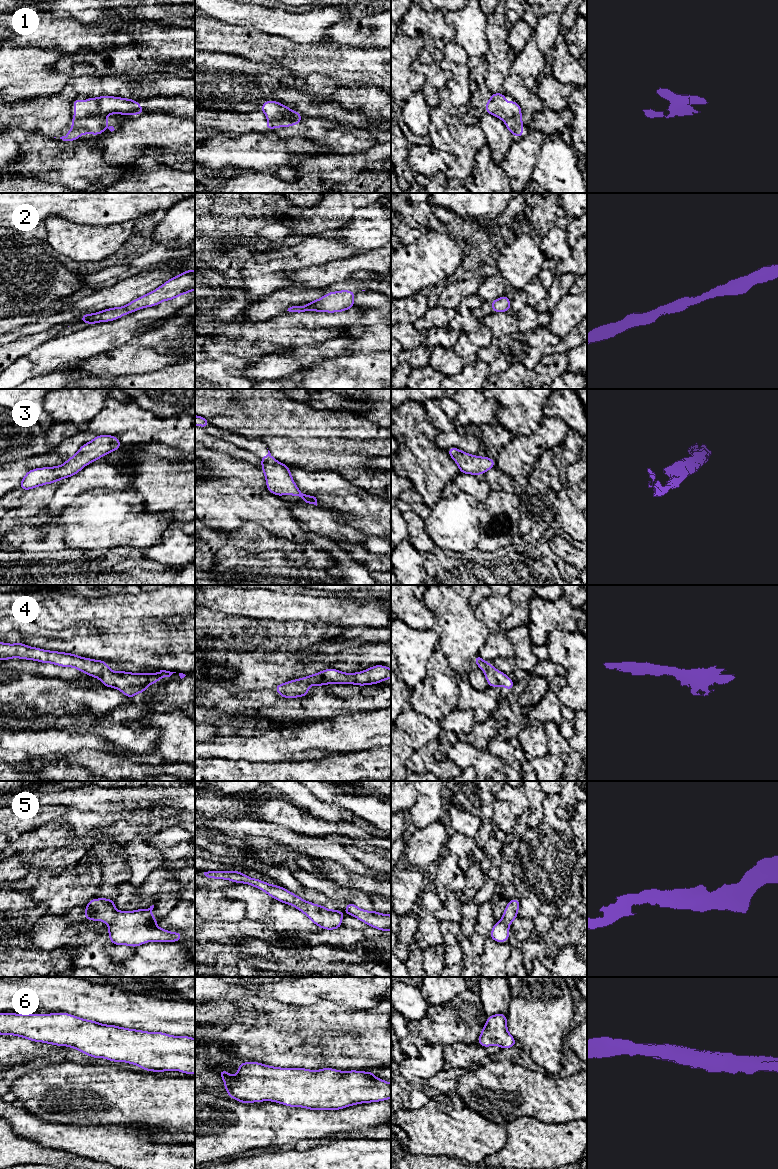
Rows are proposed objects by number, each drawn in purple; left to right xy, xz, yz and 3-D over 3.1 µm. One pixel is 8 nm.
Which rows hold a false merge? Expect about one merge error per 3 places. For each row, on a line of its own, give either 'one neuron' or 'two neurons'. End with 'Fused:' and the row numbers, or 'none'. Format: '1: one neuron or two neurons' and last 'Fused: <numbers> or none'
1: two neurons
2: one neuron
3: one neuron
4: one neuron
5: one neuron
6: one neuron
Fused: 1

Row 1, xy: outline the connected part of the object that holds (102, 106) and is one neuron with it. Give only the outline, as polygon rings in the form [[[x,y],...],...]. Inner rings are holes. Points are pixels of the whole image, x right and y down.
[[[100,96],[87,98],[84,102],[75,98],[72,102],[75,107],[75,115],[72,119],[84,117],[106,118],[110,114],[139,115],[144,113],[142,106],[136,101],[127,98]]]

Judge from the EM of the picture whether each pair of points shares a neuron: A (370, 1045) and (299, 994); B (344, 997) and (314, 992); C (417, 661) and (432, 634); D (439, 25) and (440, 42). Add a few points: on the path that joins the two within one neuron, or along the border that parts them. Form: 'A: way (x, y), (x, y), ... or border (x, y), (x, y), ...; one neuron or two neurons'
A: border (317, 1001), (314, 1004); two neurons
B: way (337, 991), (321, 991); one neuron
C: way (417, 654), (417, 649), (425, 641); one neuron
D: way (439, 29), (439, 38); one neuron

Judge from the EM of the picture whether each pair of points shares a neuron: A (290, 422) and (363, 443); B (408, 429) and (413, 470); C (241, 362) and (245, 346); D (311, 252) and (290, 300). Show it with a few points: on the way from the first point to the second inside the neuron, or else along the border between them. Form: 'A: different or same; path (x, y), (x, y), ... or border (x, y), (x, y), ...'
A: same; path (308, 430), (321, 443), (345, 443)
B: same; path (408, 439), (408, 460)
C: different; border (233, 356), (243, 356), (250, 361)
D: different; border (296, 285), (280, 289)

